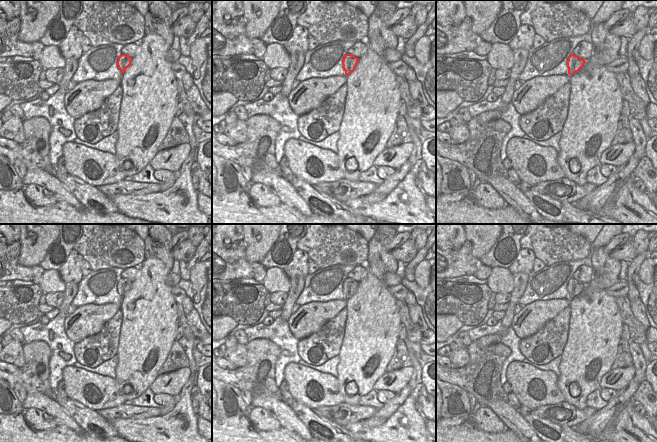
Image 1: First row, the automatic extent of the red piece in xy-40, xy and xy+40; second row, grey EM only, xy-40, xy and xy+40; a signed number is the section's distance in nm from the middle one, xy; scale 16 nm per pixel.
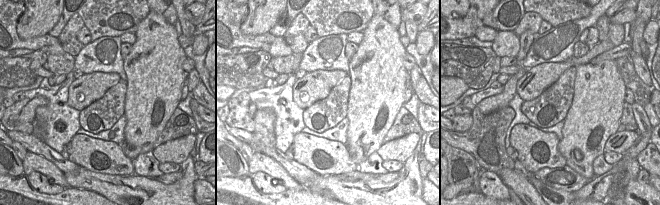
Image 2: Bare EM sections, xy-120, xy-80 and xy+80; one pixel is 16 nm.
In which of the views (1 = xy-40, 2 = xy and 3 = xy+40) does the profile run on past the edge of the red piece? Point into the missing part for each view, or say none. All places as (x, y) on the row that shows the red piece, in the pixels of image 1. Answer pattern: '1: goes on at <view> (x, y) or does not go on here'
1: does not go on here
2: does not go on here
3: does not go on here

